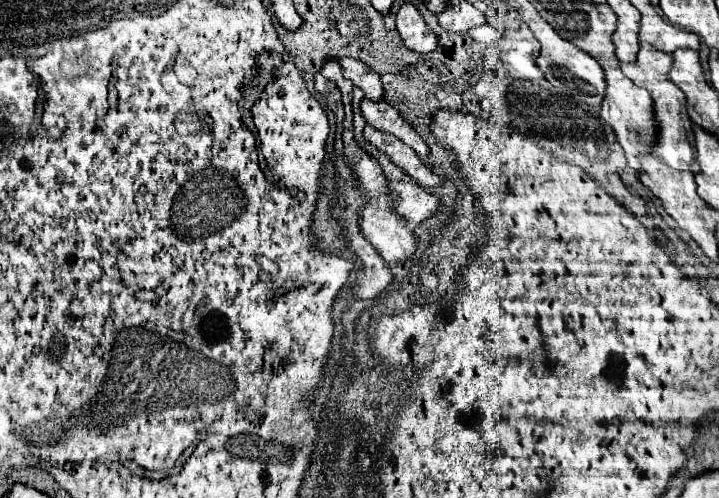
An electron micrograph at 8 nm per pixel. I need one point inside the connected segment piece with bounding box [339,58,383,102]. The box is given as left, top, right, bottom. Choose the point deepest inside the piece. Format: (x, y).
(362, 76)

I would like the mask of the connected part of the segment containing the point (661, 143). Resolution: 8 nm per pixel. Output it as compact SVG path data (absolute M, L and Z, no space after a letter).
M641 46L639 52L637 52L637 62L621 64L623 74L629 80L633 80L637 86L643 86L653 98L653 106L655 106L653 108L653 118L655 118L655 126L657 126L657 136L655 136L655 142L651 142L651 146L649 146L651 154L657 156L659 160L663 160L671 168L695 172L699 166L695 162L695 146L693 146L695 140L693 140L693 134L691 134L691 120L687 116L683 92L667 80L667 70L669 68L671 68L671 56L665 54L665 52L655 50L653 46Z

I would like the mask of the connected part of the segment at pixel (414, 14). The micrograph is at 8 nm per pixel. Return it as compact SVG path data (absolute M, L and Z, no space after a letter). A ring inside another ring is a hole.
M403 4L397 12L397 30L403 38L403 44L413 52L433 52L435 34L427 28L425 20L413 4Z

